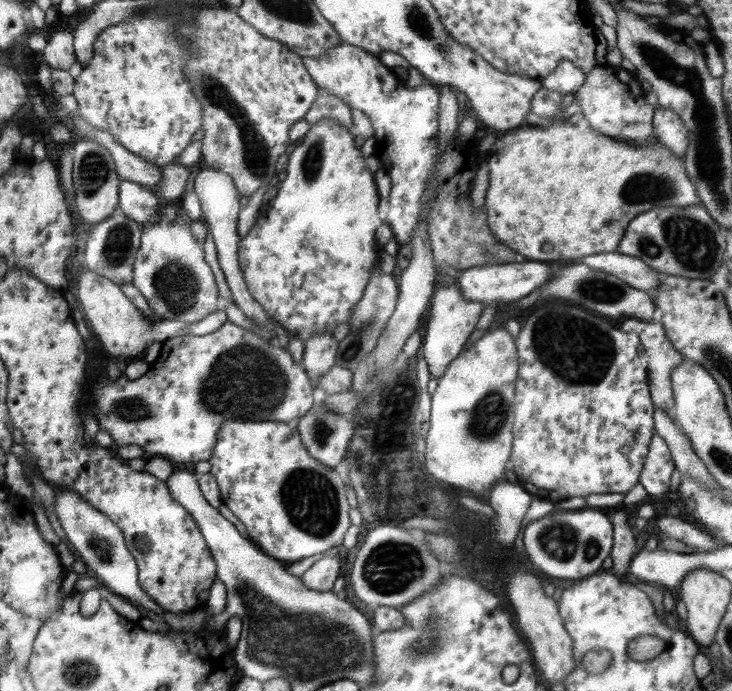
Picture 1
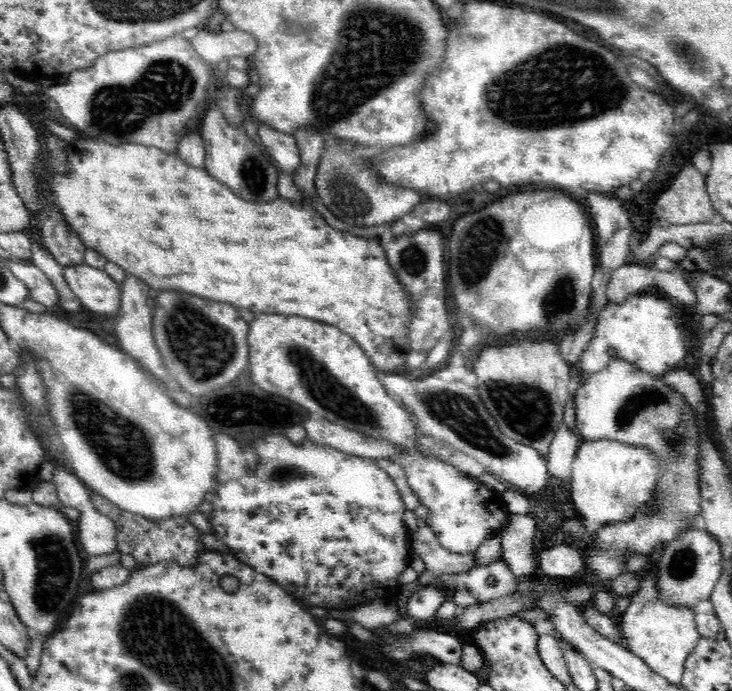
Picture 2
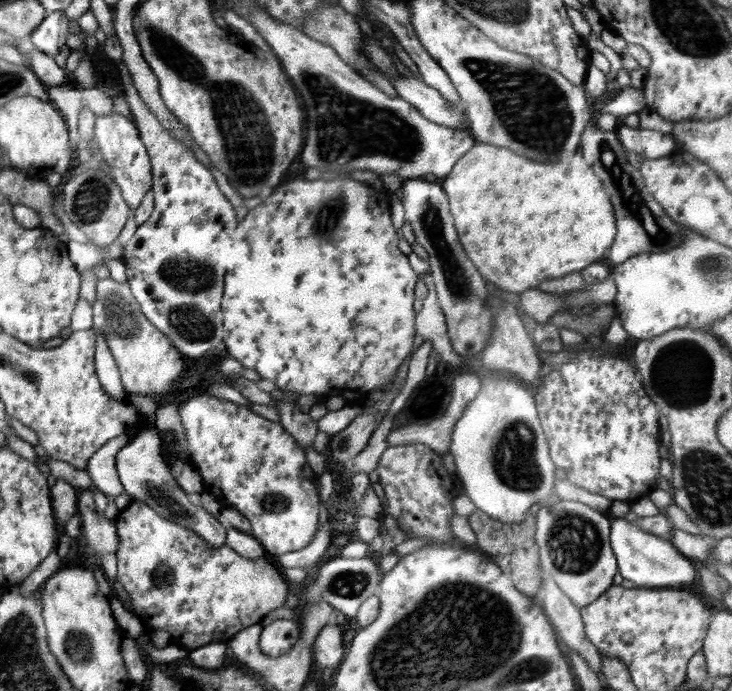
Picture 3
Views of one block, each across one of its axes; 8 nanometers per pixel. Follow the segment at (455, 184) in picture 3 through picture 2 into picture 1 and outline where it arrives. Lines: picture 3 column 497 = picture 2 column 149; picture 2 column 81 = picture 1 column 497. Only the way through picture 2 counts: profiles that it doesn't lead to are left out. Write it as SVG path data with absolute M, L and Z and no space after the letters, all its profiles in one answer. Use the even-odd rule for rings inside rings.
M560 121L546 128L516 128L512 132L508 131L498 142L502 140L502 158L500 158L500 148L490 154L488 166L490 166L490 188L486 192L486 208L488 208L488 224L494 236L504 242L504 245L510 247L512 251L520 252L522 256L530 260L574 260L574 258L584 258L598 254L598 252L614 252L620 244L620 238L624 236L628 224L638 214L649 212L654 208L664 208L666 206L698 206L702 205L696 185L692 183L682 157L674 155L656 135L651 138L649 144L635 144L635 142L626 142L607 137L605 134L598 133L591 129L588 124L573 124L568 121Z

